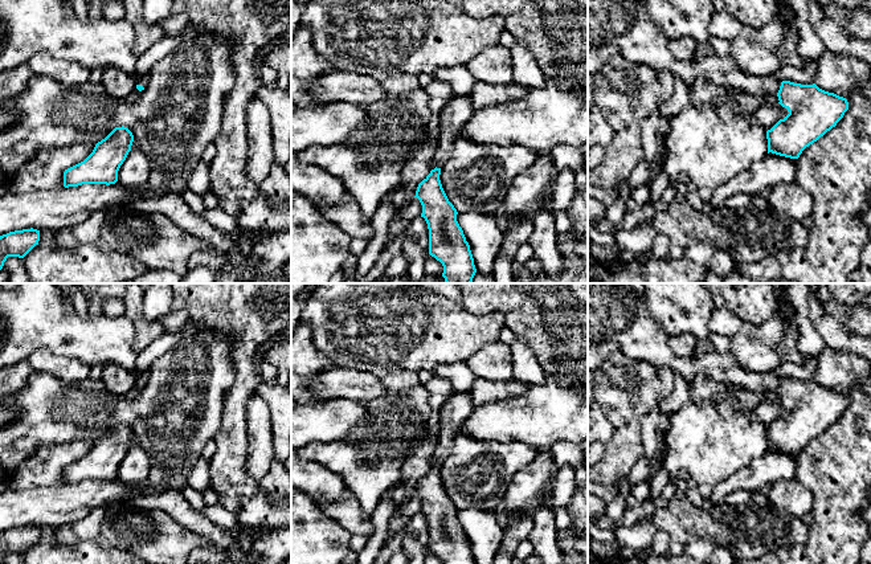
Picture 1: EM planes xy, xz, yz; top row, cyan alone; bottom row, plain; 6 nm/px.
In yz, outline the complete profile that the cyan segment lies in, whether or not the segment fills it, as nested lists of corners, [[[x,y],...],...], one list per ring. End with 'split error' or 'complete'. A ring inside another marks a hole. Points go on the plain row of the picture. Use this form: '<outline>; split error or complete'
[[[782,377],[776,392],[762,392],[764,400],[780,400],[789,410],[766,428],[768,450],[798,455],[802,447],[837,422],[848,406],[846,395],[819,385],[815,380],[801,381]]]; split error

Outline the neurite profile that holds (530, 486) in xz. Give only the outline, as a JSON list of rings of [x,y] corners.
[[[539,450],[533,461],[519,470],[507,486],[500,520],[503,524],[520,516],[531,516],[551,495],[556,465],[549,451]]]

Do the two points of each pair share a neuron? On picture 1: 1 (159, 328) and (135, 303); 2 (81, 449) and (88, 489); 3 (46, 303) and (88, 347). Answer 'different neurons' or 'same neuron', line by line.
1: same neuron
2: different neurons
3: same neuron

